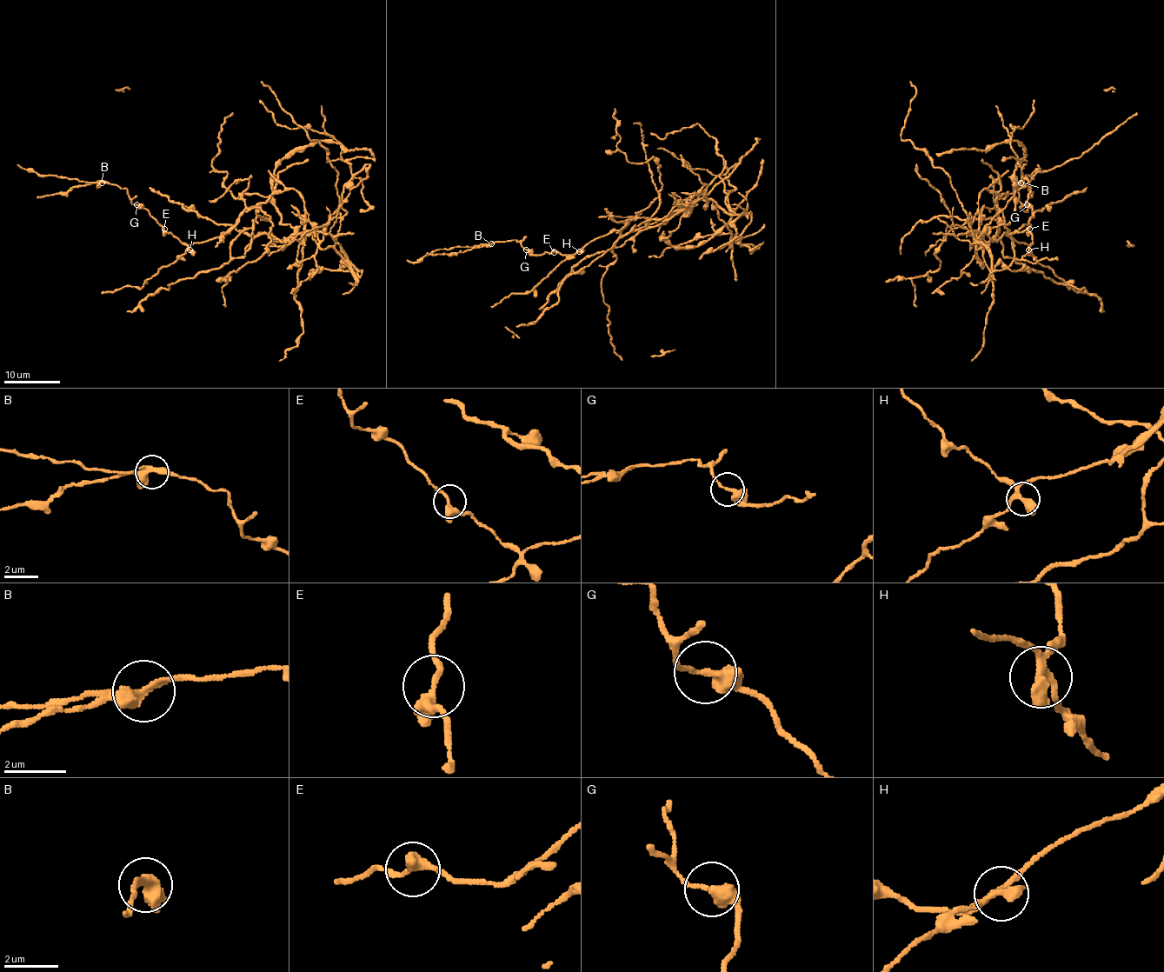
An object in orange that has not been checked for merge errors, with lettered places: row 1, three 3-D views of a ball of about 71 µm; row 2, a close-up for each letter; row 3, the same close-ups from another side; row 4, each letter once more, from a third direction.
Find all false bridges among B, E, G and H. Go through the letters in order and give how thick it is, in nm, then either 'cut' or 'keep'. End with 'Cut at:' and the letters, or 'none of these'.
B: calibre 320 nm; cut
E: calibre 280 nm; keep
G: calibre 320 nm; keep
H: calibre 320 nm; cut
Cut at: B, H

